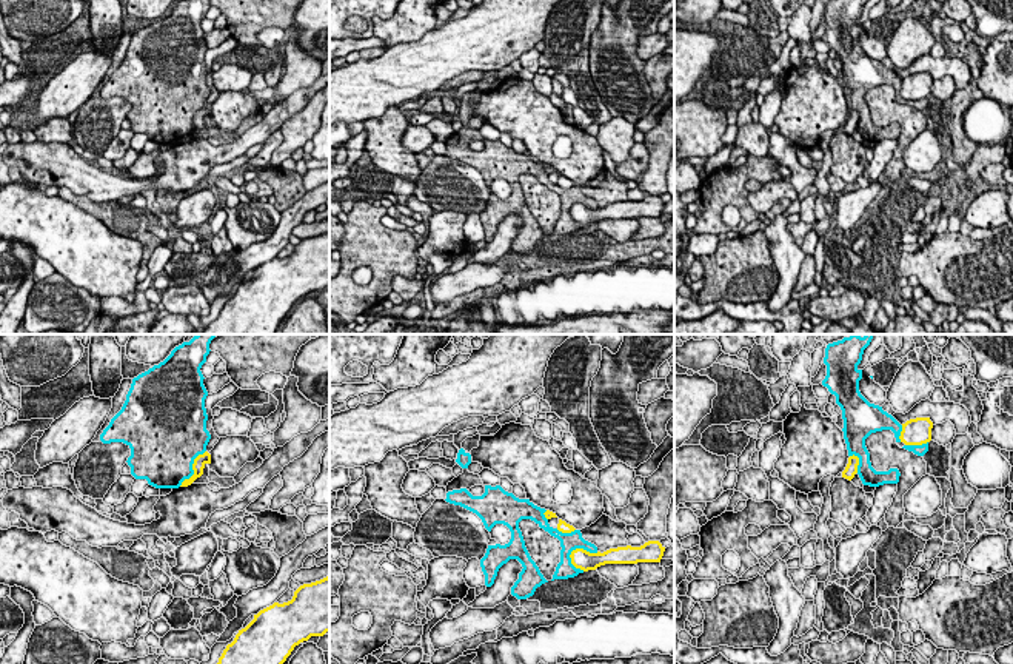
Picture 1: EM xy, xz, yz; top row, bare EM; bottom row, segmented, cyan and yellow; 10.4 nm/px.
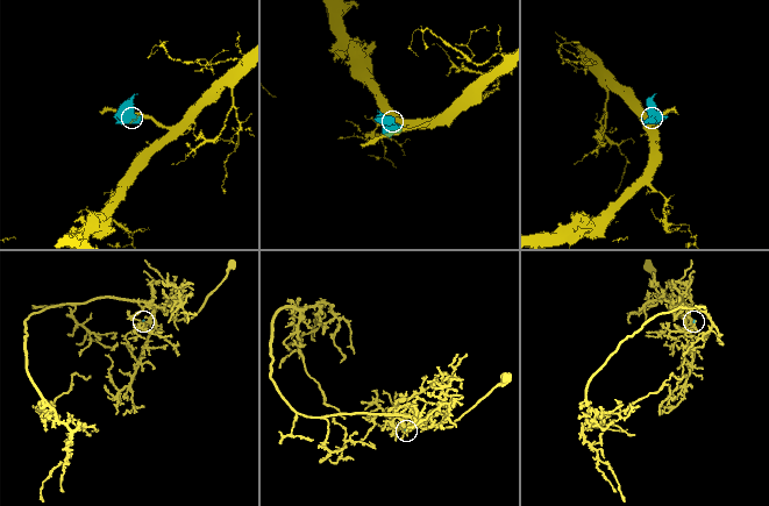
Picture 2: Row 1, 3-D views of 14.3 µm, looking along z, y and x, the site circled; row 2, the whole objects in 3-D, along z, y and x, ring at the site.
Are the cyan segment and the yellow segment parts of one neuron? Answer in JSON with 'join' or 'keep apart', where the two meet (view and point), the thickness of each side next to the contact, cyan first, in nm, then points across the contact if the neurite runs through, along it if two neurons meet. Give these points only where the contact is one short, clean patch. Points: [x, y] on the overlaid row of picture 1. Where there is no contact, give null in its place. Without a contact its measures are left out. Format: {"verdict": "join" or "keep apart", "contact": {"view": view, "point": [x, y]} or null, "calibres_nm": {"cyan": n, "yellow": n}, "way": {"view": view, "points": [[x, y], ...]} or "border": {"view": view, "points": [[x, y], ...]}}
{"verdict": "keep apart", "contact": {"view": "xz", "point": [579, 547]}, "calibres_nm": {"cyan": 190, "yellow": 200}}

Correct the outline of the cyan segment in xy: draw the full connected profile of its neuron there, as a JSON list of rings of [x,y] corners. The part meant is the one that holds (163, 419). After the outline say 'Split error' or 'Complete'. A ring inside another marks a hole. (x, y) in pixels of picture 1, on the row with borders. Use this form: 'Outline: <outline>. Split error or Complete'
Outline: [[[196,334],[176,347],[163,362],[134,377],[122,410],[100,434],[103,444],[123,442],[131,448],[126,462],[135,479],[146,479],[155,488],[179,488],[194,475],[194,459],[206,451],[211,439],[205,408],[208,391],[200,368],[216,336]]]. Complete

